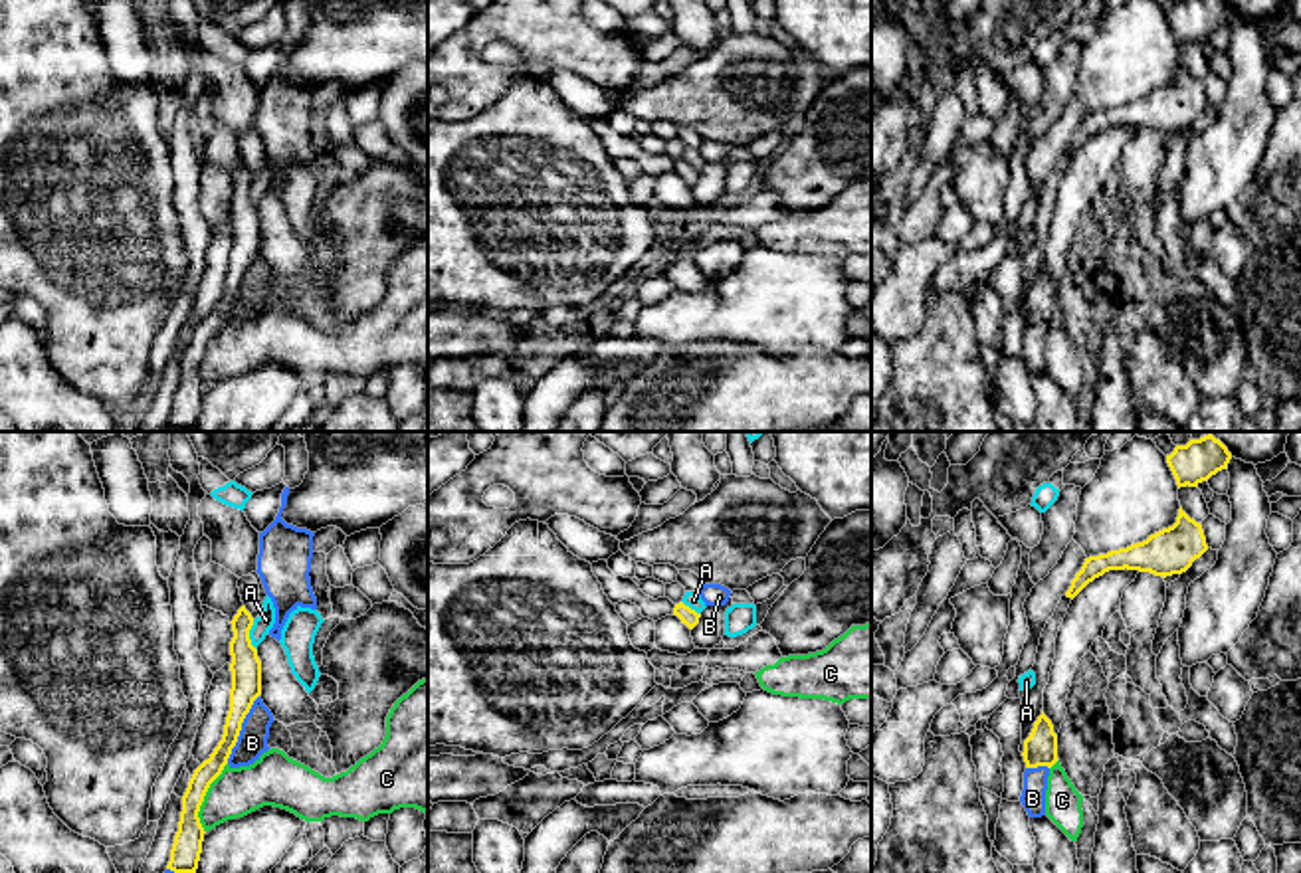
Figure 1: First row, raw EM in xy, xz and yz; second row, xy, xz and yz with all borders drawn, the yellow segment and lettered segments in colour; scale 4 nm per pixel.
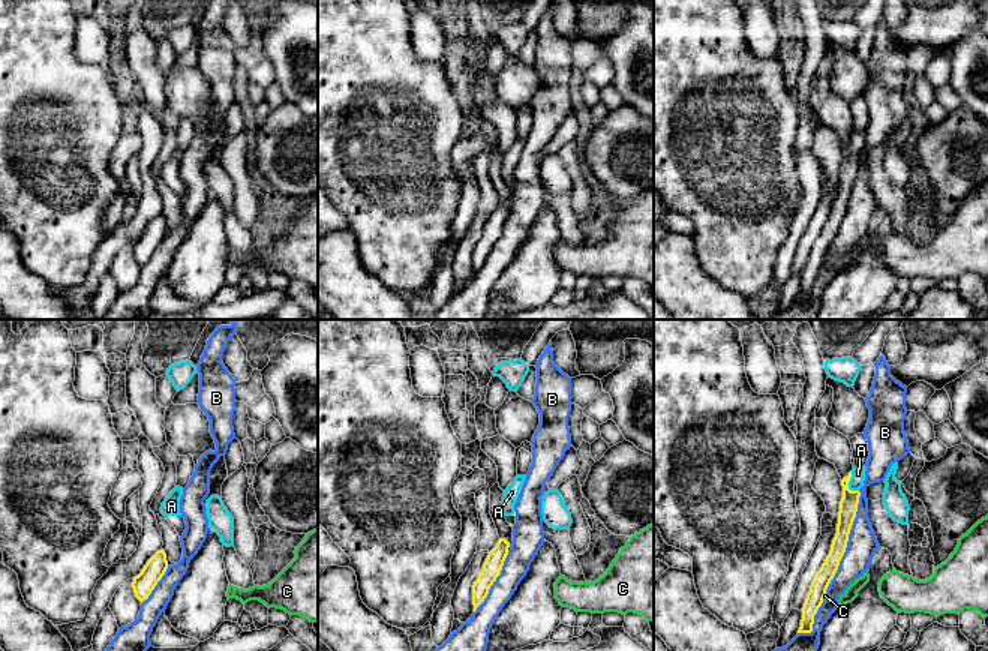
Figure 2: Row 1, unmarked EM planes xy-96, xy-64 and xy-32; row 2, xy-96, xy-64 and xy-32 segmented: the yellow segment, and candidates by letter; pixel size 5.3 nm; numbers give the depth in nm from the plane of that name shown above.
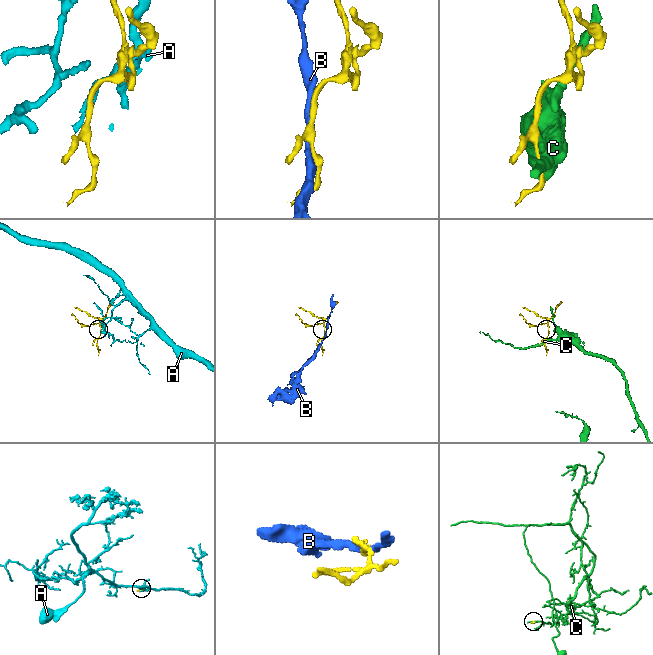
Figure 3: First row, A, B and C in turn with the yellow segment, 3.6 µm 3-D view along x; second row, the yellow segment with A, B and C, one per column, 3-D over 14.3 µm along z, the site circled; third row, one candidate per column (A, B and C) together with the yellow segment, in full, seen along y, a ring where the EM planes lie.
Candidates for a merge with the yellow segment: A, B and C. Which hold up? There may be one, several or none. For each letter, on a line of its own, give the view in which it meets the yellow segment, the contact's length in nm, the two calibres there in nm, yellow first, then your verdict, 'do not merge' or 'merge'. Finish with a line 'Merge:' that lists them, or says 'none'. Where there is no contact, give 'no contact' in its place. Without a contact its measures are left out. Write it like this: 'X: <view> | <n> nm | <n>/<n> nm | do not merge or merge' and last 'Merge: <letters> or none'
A: xy | 130 nm | 130/70 nm | do not merge
B: xy | 300 nm | 130/120 nm | do not merge
C: xy | 300 nm | 120/200 nm | do not merge
Merge: none

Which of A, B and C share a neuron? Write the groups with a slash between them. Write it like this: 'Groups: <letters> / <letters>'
Groups: A / B / C

